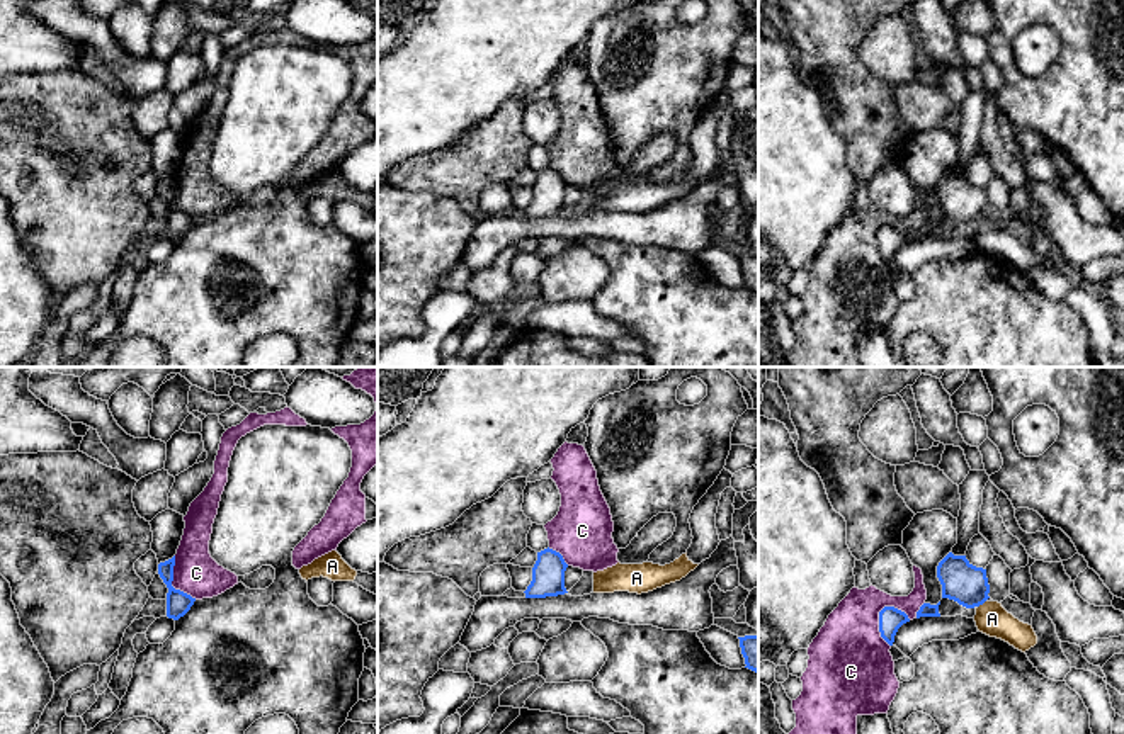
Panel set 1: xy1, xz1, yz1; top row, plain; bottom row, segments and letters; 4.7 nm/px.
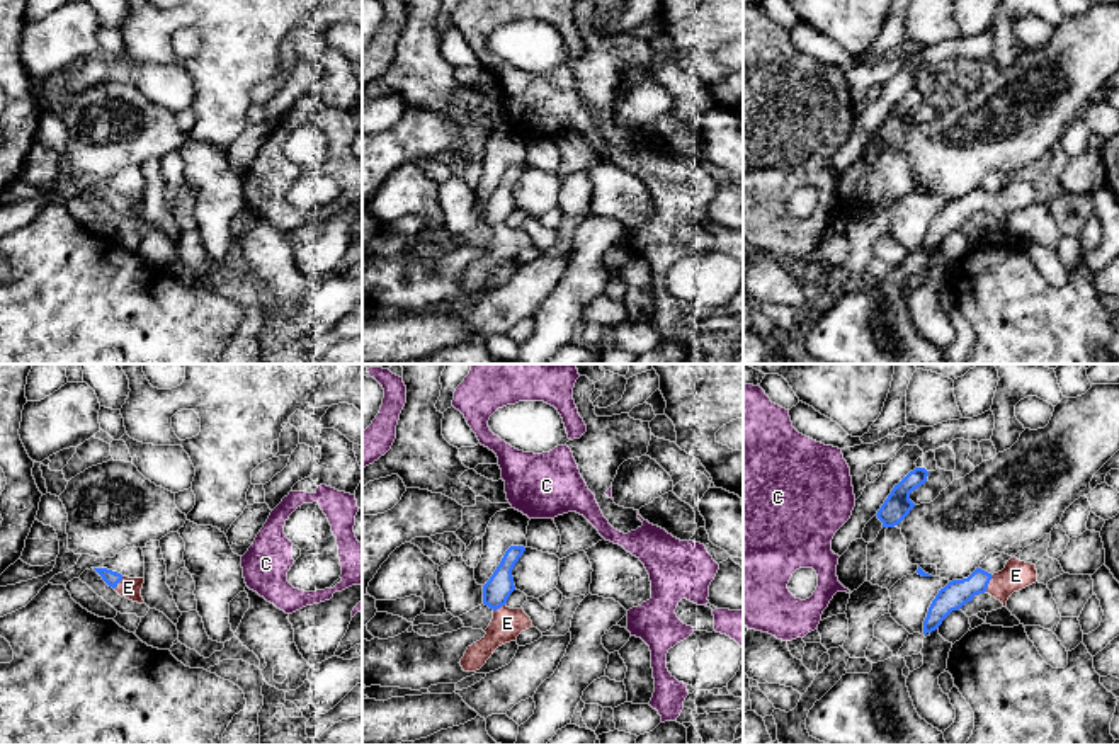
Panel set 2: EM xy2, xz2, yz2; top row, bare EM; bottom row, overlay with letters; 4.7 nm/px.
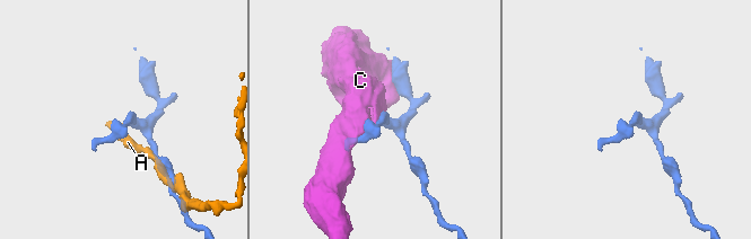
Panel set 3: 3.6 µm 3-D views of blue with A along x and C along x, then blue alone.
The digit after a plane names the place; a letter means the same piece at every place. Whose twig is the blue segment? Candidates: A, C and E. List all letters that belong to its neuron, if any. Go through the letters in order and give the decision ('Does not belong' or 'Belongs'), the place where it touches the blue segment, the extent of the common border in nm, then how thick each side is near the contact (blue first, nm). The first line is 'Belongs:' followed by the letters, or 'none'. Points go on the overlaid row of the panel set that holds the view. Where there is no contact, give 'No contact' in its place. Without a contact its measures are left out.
Belongs: E
A: Does not belong. Touches blue at yz1 (982, 604). Shared border 50 nm. Thickness 190 nm (blue) against 160 nm
C: Does not belong. Touches blue at yz1 (879, 626). Shared border 200 nm. Thickness 110 nm (blue) against 400 nm
E: Belongs. Touches blue at yz2 (988, 582). Shared border 90 nm. Thickness 130 nm (blue) against 140 nm

